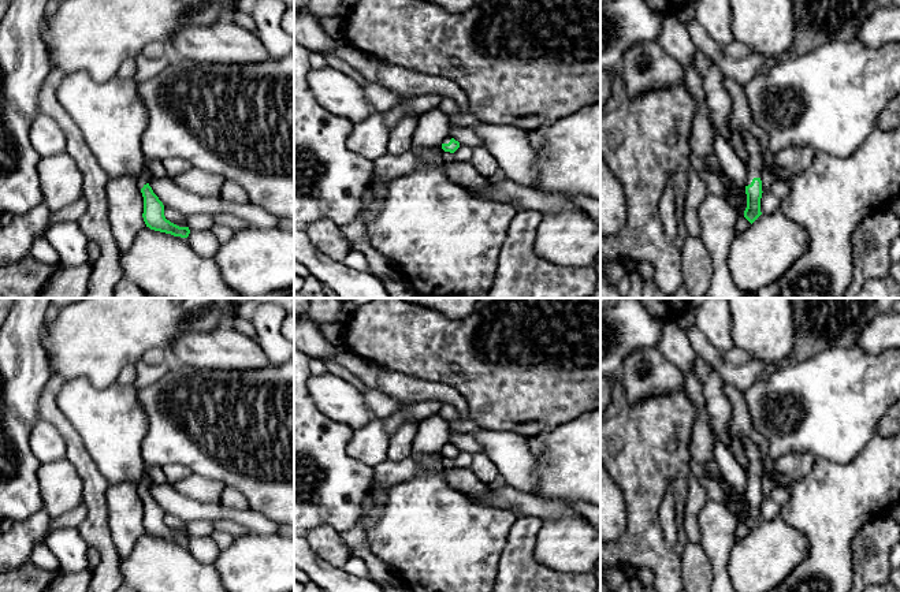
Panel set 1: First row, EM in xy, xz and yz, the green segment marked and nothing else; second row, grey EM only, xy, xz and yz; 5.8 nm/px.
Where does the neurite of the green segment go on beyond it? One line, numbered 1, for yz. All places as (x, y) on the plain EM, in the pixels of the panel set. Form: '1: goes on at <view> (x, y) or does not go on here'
1: goes on at yz (755, 458)

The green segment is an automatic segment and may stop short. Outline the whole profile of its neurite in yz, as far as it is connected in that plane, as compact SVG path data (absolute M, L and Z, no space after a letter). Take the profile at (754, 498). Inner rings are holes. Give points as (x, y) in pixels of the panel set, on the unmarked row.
M748 438L743 440L744 453L748 458L747 469L747 514L744 524L752 530L760 521L762 483L763 483L763 454L762 450Z

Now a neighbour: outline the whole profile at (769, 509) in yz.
M771 498L762 499L760 518L770 521L781 515L781 506L777 504Z

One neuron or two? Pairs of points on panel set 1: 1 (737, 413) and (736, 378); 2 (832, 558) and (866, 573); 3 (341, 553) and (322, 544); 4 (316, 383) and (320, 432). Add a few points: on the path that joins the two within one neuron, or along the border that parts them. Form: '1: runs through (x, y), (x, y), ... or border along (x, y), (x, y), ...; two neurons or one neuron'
1: border along (725, 382), (742, 391); two neurons
2: border along (855, 536), (852, 577); two neurons
3: runs through (337, 553), (326, 544); one neuron
4: border along (308, 387), (315, 404), (327, 416), (348, 424); two neurons

